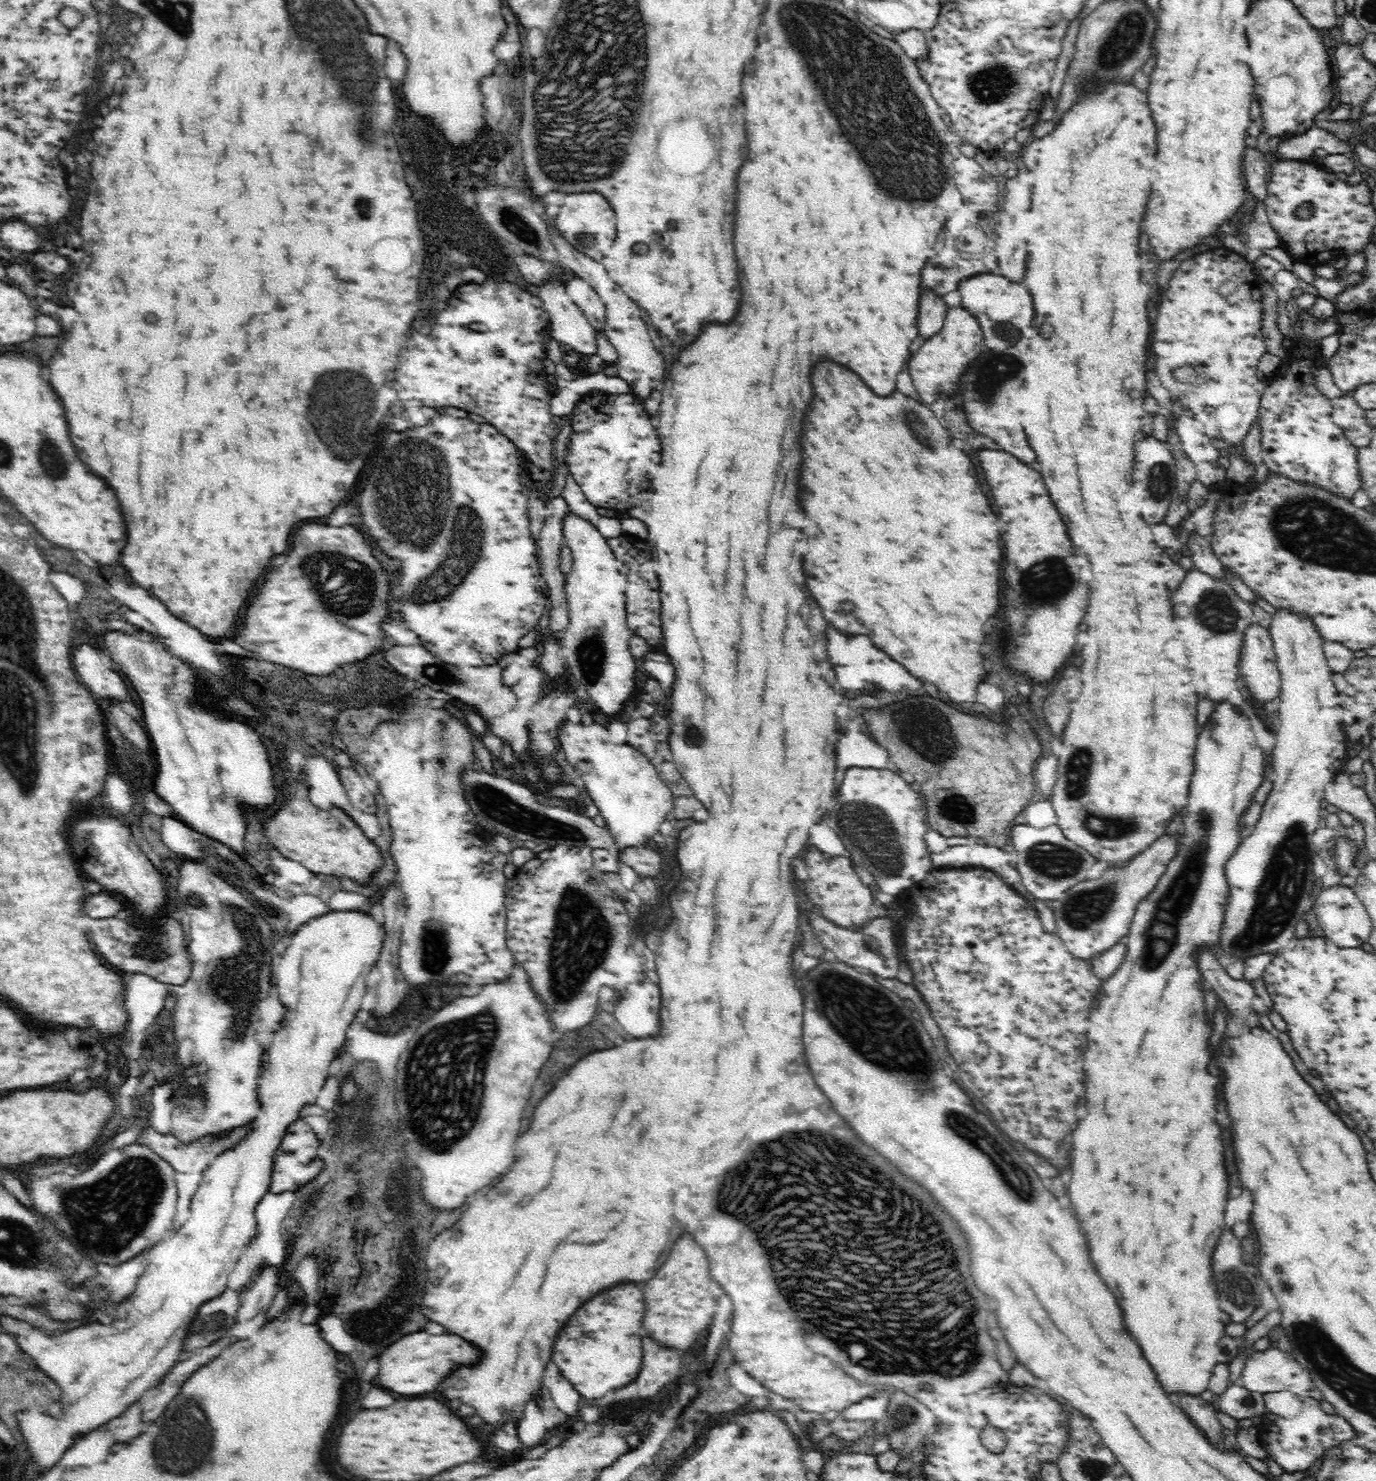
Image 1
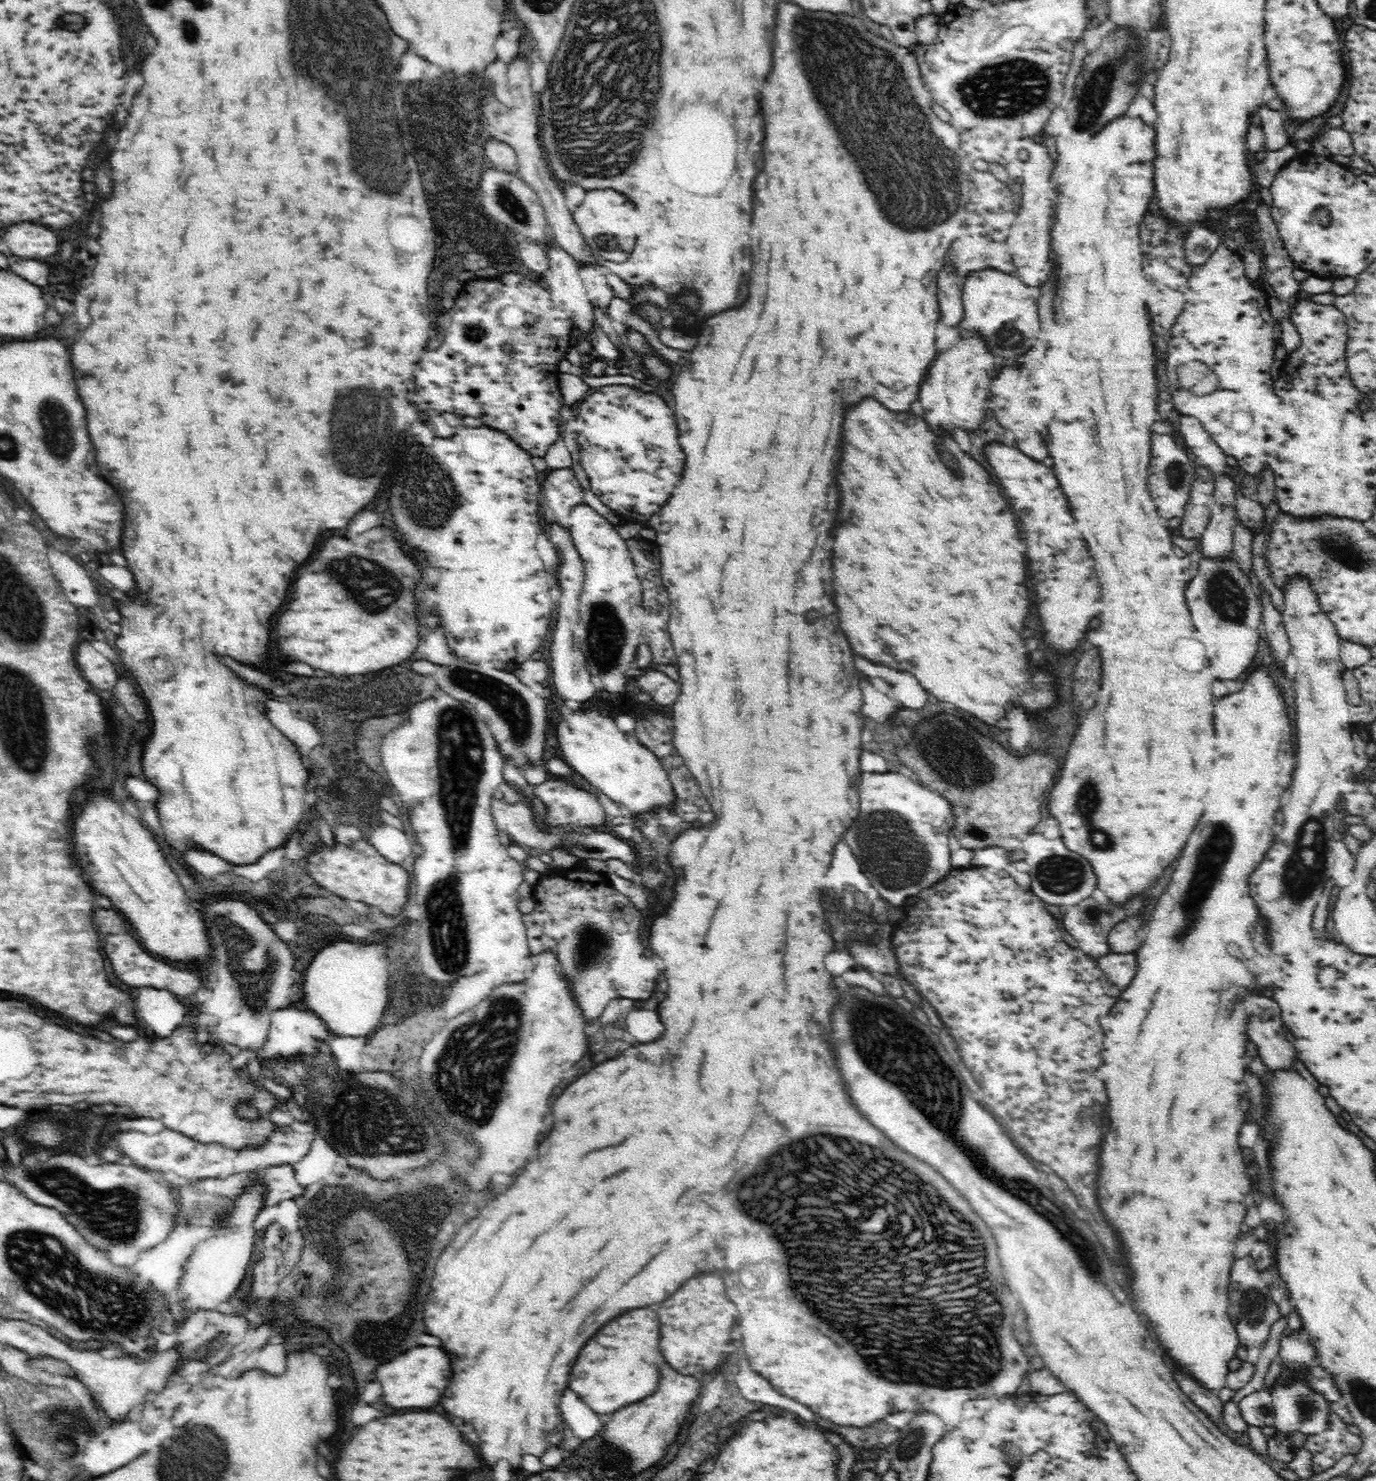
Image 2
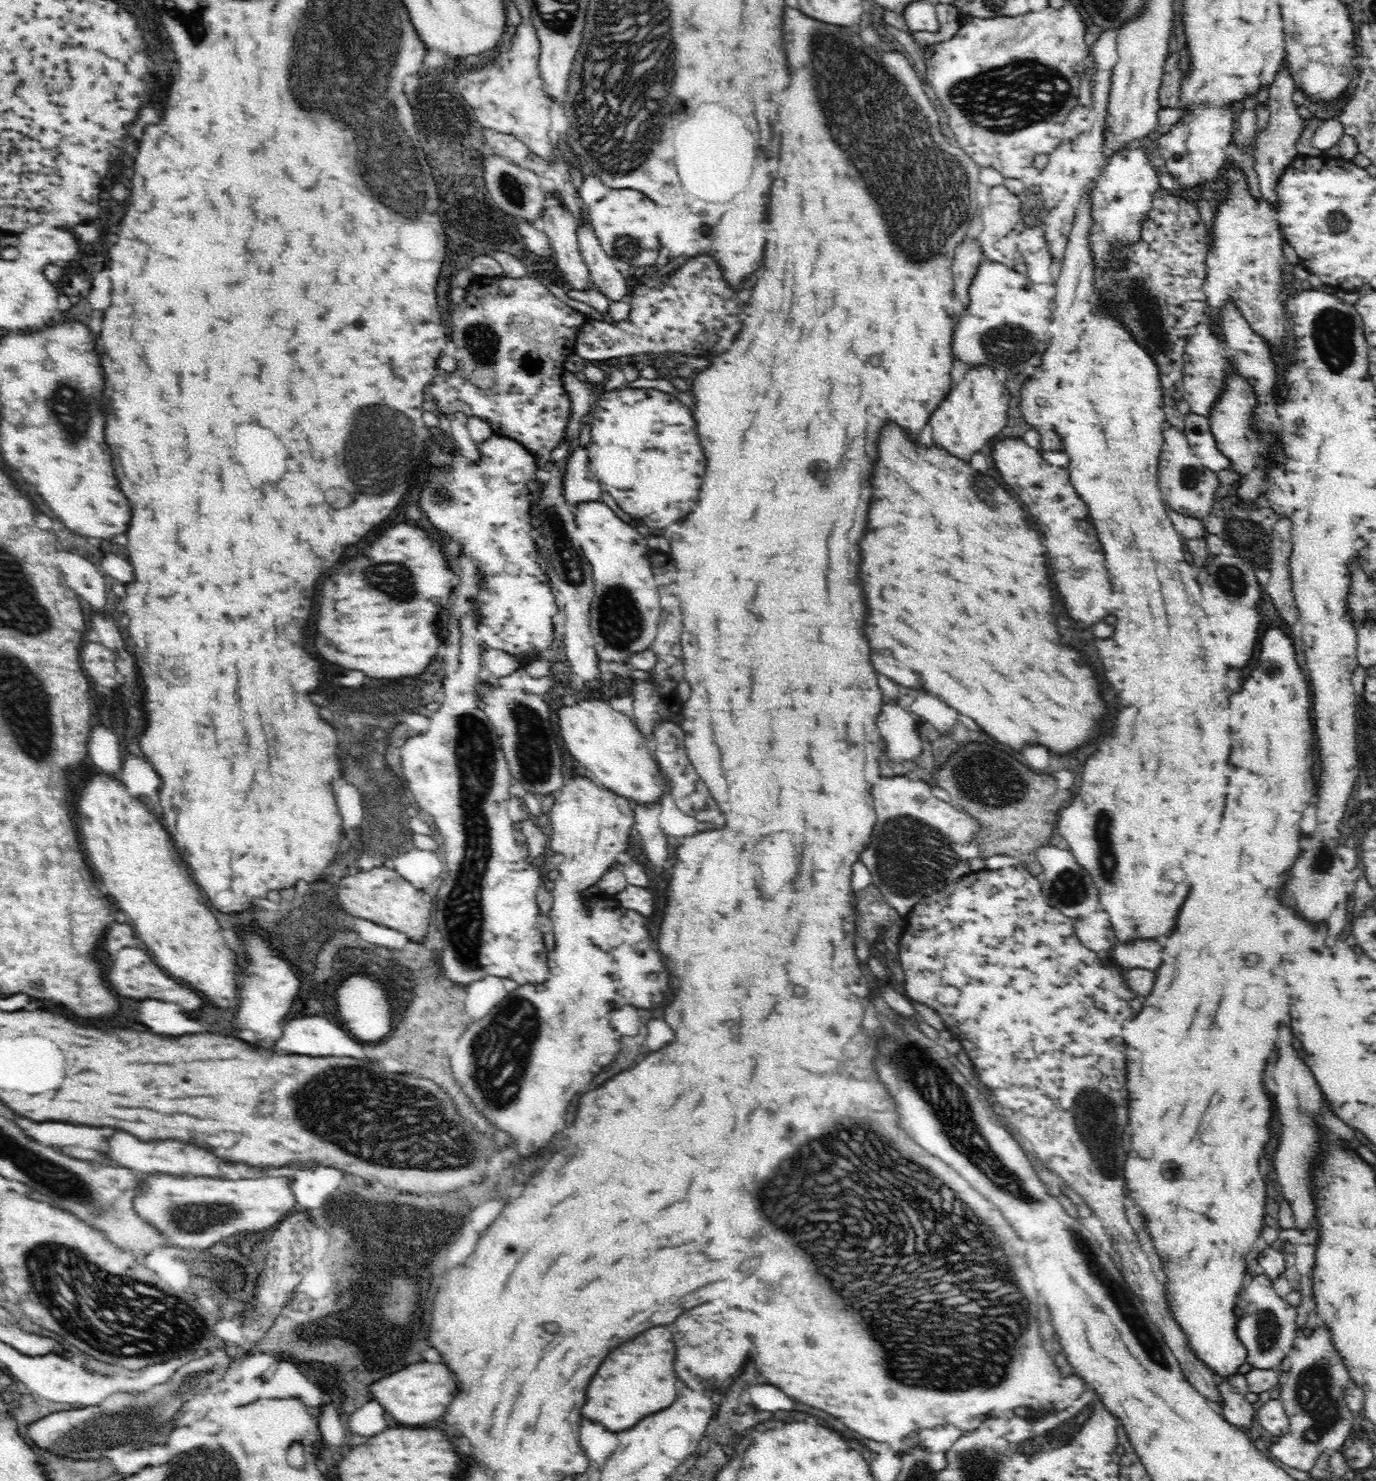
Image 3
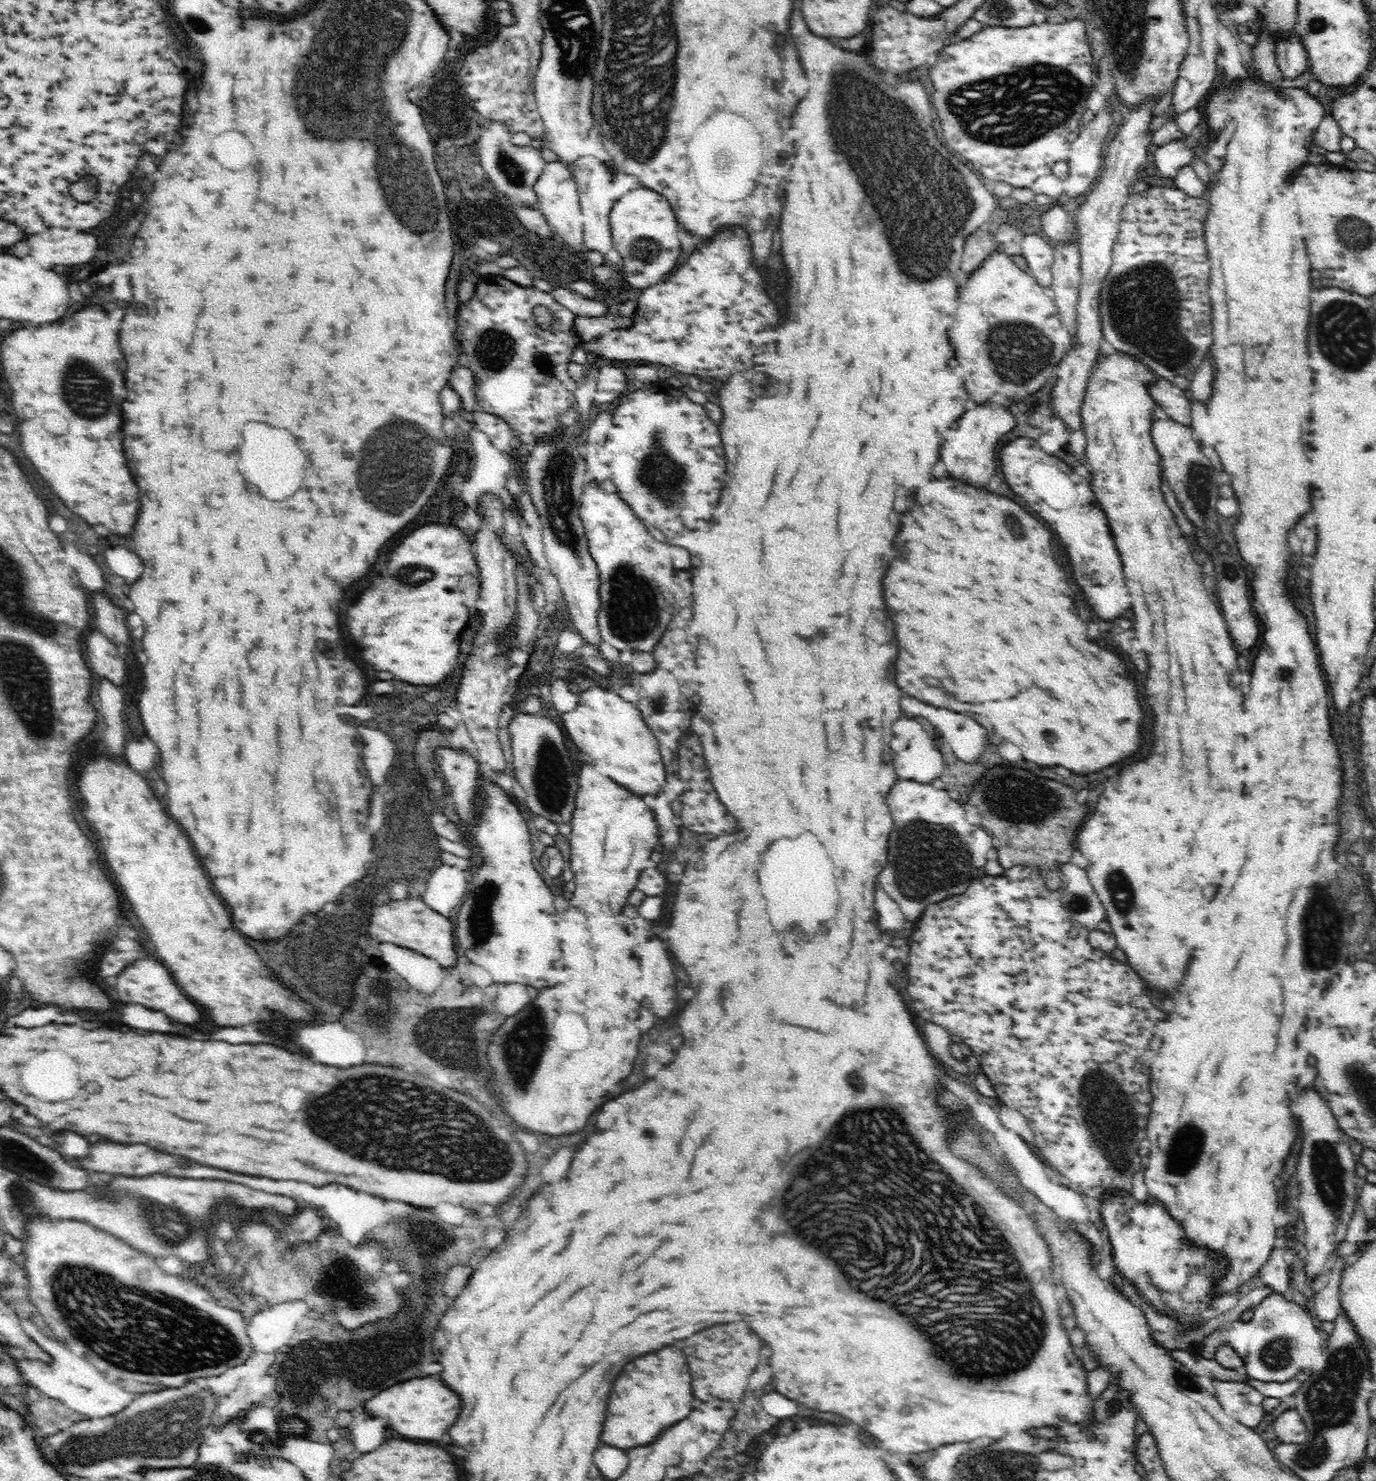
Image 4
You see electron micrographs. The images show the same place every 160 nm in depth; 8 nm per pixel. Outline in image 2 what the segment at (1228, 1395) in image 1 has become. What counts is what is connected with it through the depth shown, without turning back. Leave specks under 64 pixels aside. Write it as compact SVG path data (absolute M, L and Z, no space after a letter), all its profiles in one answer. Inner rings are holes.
M1263 1390L1246 1396L1239 1402L1241 1415L1252 1426L1273 1426L1275 1423L1272 1395Z

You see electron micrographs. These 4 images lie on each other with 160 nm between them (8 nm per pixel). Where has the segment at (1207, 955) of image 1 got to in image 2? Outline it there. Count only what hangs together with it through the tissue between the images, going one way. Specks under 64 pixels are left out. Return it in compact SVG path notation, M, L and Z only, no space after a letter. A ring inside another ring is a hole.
M1252 998L1246 1002L1252 1008L1250 1038L1260 1046L1260 1056L1266 1068L1294 1068L1296 1050L1286 1040L1286 1030L1280 1016L1280 1006L1270 998Z

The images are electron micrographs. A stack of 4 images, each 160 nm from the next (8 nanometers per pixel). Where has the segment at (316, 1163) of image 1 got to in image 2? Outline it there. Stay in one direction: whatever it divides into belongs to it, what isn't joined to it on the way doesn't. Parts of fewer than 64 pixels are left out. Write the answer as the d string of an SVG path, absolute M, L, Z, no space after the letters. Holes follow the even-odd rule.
M272 1166L258 1172L258 1178L265 1188L266 1198L262 1200L262 1209L276 1206L282 1200L292 1200L296 1196L308 1194L304 1187L296 1182L292 1166Z

